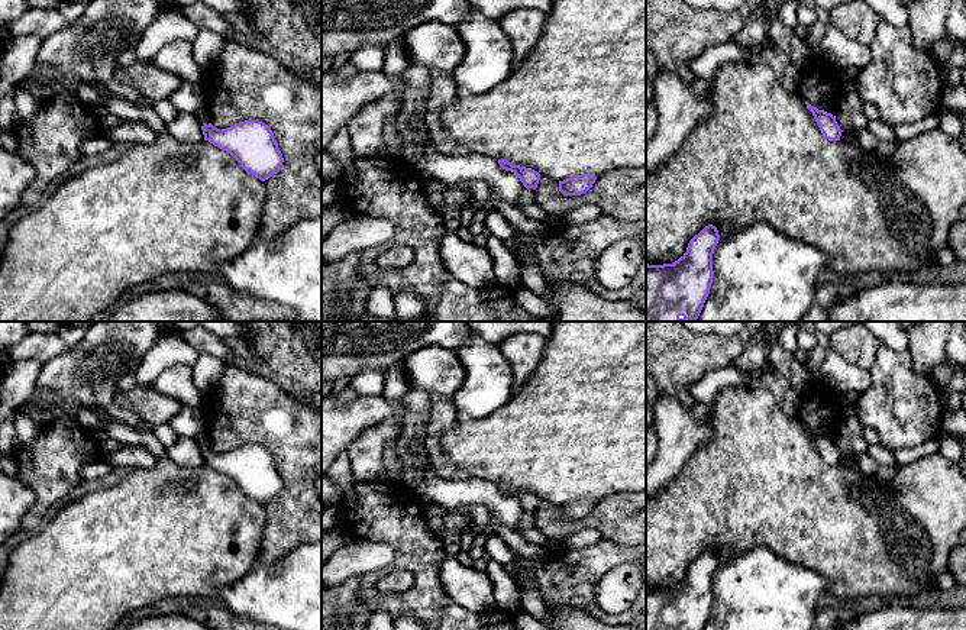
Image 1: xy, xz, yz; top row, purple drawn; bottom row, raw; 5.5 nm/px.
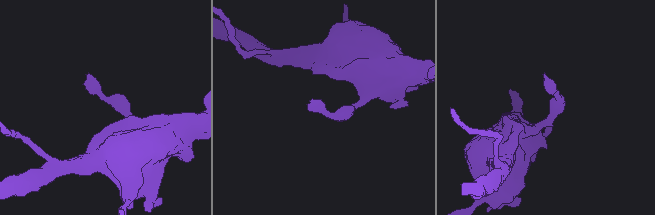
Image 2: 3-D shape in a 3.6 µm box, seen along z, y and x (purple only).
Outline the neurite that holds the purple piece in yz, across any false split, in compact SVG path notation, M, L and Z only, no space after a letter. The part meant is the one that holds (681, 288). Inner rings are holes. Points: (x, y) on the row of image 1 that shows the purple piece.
M715 226L695 235L686 252L673 264L646 264L646 322L697 322L714 278L713 253L720 240Z

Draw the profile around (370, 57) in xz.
M364 45L350 54L348 62L362 71L382 71L384 58L384 46Z

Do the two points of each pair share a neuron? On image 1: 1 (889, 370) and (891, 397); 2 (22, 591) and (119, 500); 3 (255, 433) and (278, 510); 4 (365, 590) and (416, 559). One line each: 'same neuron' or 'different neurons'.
1: same neuron
2: same neuron
3: same neuron
4: same neuron

